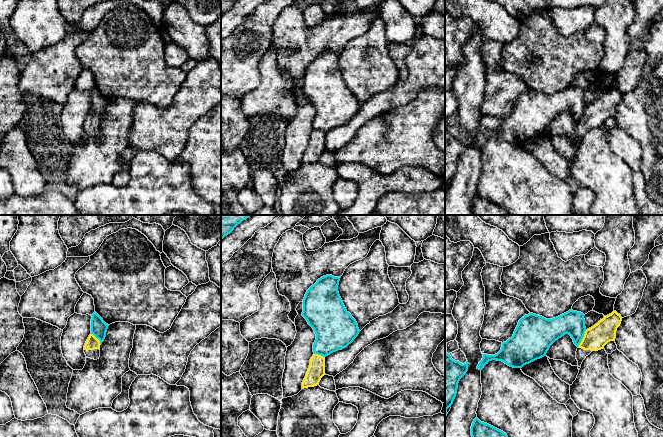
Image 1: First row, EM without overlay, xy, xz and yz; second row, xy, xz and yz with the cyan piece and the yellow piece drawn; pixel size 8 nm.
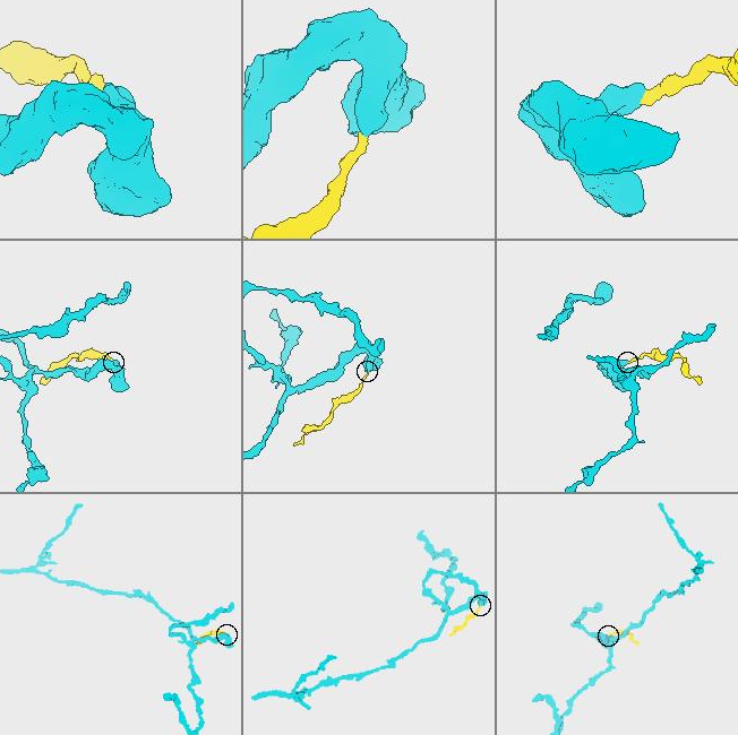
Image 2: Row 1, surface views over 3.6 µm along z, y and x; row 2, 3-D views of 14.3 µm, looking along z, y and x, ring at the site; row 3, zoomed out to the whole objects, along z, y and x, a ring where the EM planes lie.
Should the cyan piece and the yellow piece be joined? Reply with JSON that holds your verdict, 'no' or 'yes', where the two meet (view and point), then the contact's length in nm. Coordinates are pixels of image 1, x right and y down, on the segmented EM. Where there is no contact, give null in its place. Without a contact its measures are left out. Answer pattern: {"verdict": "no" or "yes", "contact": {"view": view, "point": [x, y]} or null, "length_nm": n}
{"verdict": "no", "contact": {"view": "yz", "point": [582, 338]}, "length_nm": 150}

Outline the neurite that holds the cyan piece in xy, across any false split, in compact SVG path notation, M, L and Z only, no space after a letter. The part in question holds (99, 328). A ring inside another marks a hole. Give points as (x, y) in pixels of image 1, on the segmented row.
M94 312L91 316L91 334L93 334L100 341L100 344L102 344L106 337L109 325L106 324L96 312Z

